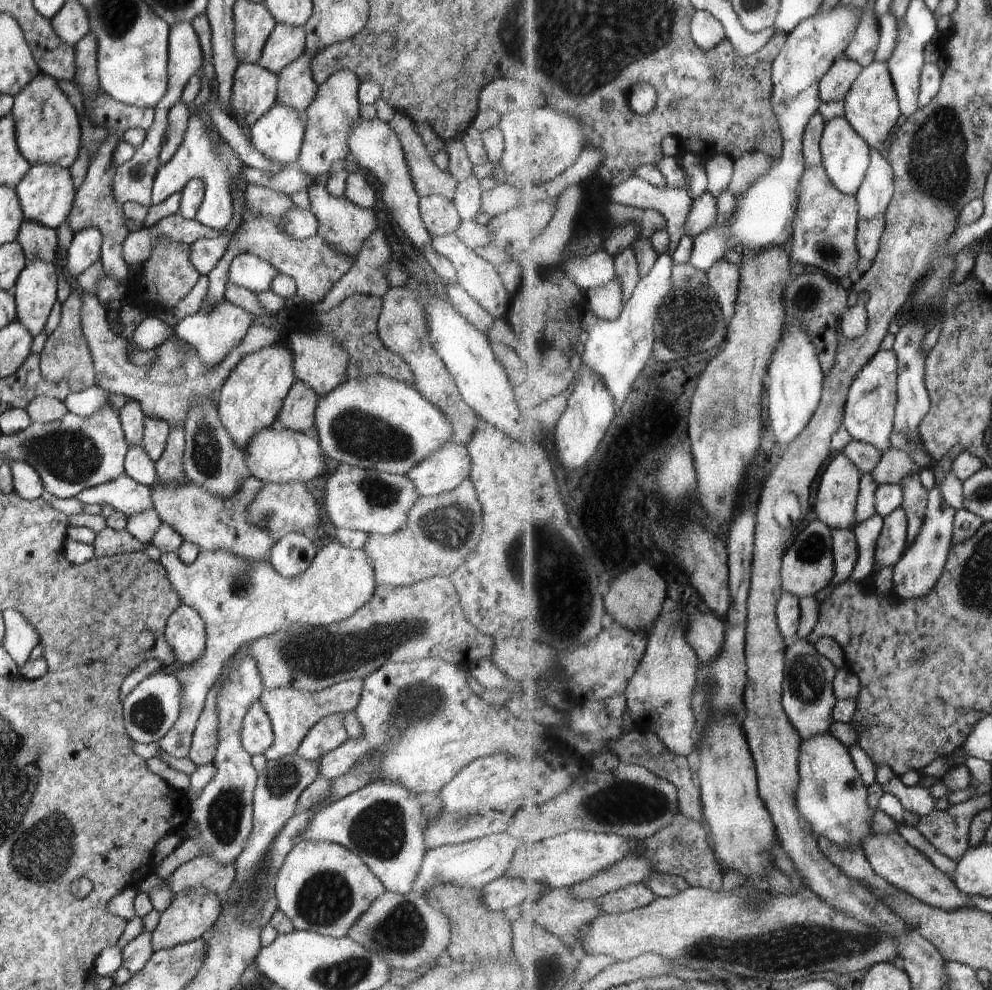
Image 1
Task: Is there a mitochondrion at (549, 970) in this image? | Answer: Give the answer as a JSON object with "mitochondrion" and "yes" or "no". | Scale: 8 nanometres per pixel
{"mitochondrion":"yes"}

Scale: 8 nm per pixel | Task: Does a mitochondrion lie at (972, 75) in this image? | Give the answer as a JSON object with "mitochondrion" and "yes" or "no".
{"mitochondrion":"no"}

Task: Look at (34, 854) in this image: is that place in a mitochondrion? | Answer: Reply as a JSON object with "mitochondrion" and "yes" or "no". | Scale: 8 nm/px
{"mitochondrion":"yes"}

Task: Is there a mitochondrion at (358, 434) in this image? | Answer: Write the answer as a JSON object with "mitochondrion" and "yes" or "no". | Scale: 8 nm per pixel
{"mitochondrion":"yes"}

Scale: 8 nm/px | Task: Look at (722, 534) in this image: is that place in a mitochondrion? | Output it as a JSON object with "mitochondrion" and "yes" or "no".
{"mitochondrion":"no"}

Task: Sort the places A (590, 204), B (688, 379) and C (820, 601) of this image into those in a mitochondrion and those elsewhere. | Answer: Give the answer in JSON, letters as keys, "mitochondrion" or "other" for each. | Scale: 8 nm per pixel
{"A":"other","B":"other","C":"other"}

